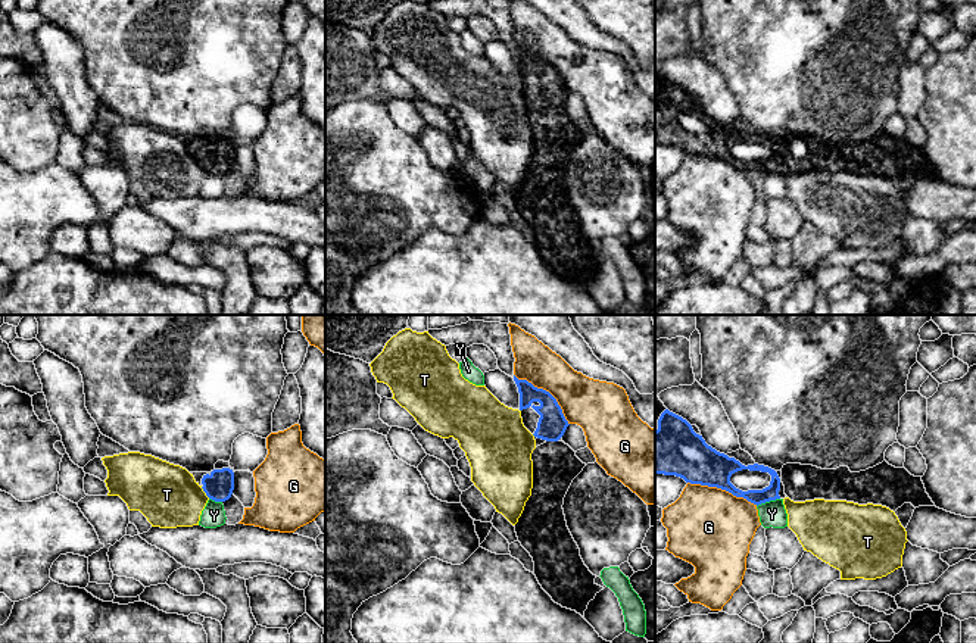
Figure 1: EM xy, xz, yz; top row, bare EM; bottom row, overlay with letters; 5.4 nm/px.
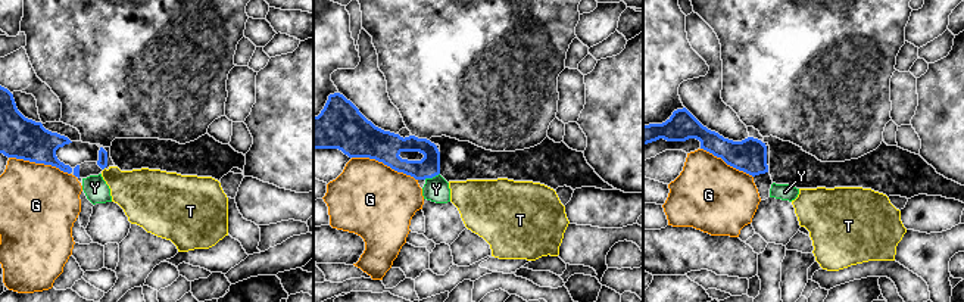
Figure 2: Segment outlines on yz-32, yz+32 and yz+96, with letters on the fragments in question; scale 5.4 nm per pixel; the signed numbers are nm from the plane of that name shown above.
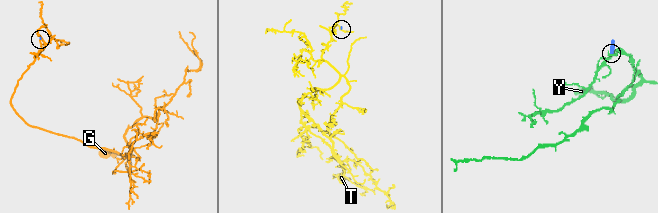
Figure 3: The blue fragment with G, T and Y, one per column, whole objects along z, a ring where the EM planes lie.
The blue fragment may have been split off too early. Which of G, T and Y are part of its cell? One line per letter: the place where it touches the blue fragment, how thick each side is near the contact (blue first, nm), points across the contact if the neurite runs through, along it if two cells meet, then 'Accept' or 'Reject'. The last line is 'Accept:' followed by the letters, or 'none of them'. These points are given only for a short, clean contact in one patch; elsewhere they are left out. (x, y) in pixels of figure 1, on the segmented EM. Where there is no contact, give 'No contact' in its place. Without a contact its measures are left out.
G: Touches blue at yz (723, 489). Thickness 240 nm (blue) against 440 nm. Reject
T: Touches blue at xy (205, 492). Thickness 160 nm (blue) against 340 nm. Boundary: xy (200, 487), (209, 498). Reject
Y: Touches blue at yz (767, 501). Thickness 80 nm (blue) against 140 nm. Boundary: yz (779, 498), (761, 502), (757, 506). Reject
Accept: none of them

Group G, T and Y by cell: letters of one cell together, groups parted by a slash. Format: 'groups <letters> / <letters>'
groups G / T / Y

